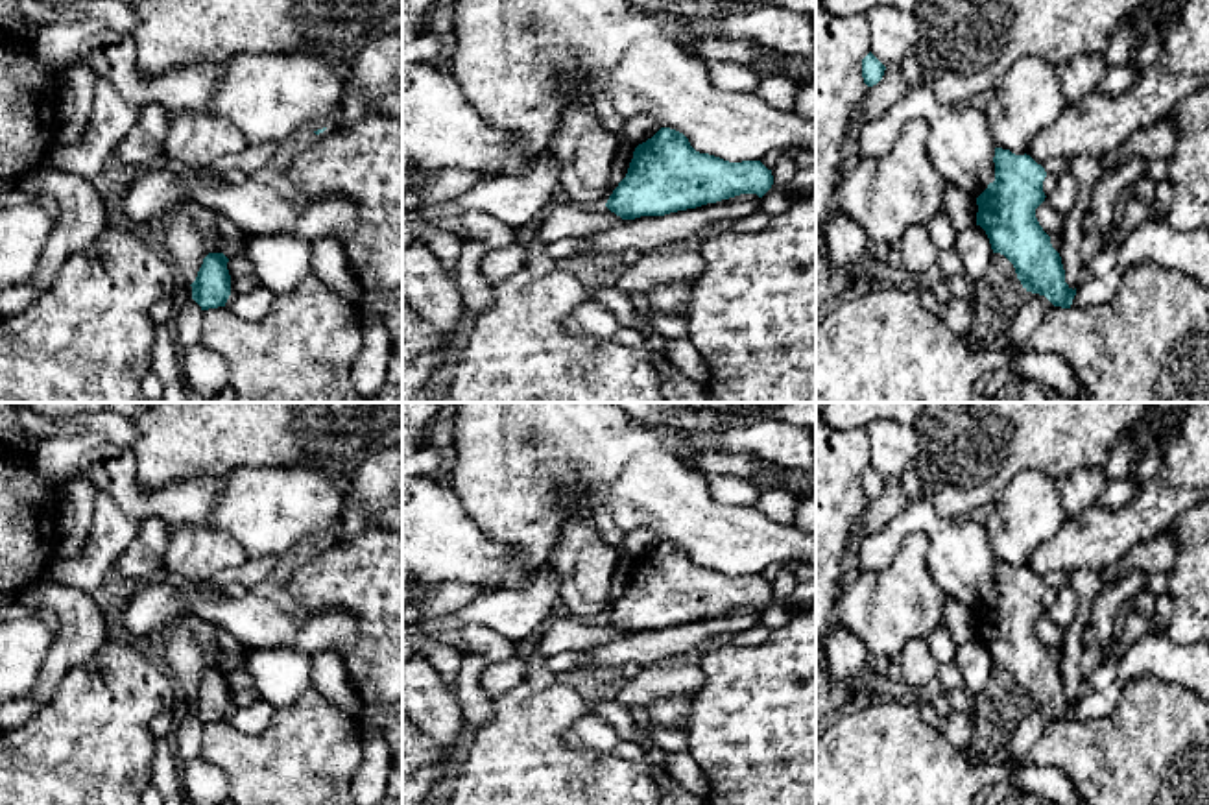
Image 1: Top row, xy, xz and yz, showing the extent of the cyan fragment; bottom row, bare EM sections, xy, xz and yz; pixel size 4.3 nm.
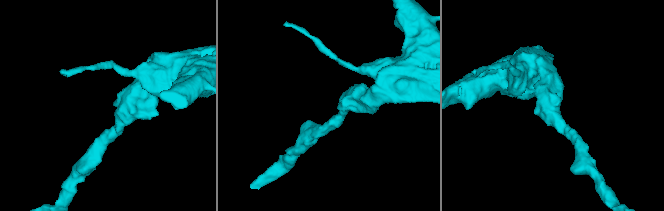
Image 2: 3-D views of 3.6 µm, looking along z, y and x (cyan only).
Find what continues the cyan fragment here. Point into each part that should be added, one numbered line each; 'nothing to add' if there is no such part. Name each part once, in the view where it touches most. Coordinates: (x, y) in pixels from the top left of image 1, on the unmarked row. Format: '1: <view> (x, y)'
nothing to add

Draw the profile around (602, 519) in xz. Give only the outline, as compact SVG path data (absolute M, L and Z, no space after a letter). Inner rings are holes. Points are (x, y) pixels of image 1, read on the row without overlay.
M609 510L594 511L591 523L600 530L604 541L620 547L626 532L616 526L615 515Z

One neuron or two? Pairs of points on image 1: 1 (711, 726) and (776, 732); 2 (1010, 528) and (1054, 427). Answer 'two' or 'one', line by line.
1: one
2: two

